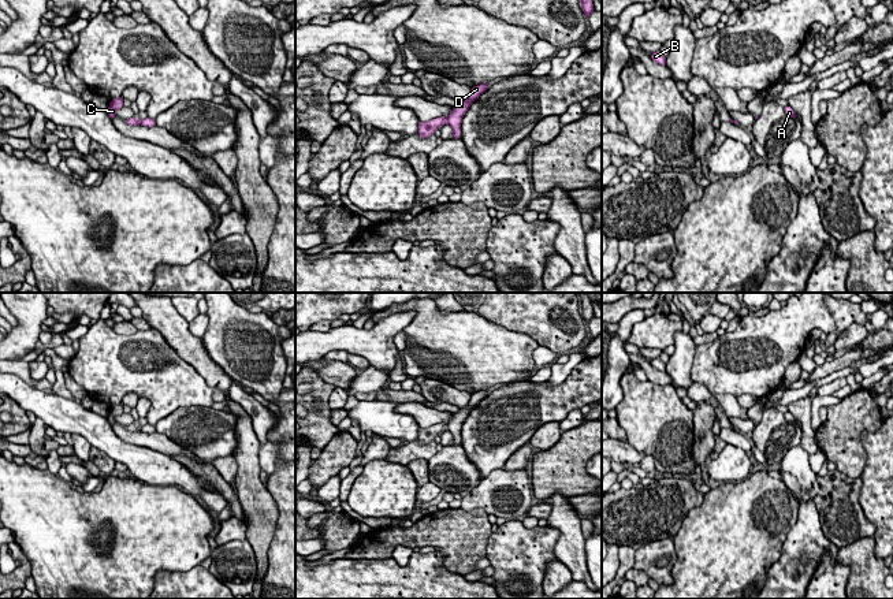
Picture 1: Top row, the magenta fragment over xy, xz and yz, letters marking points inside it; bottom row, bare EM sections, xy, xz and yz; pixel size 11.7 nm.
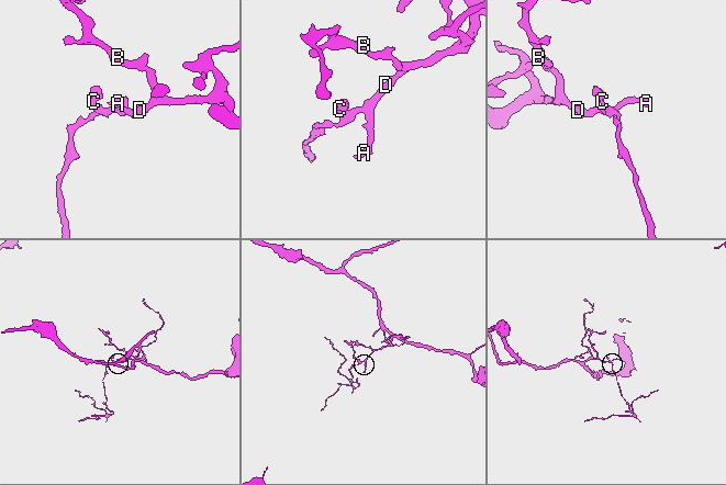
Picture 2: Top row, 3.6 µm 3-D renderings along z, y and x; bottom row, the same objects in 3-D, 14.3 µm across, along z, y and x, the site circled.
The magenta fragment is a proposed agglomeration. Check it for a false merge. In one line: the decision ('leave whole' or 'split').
leave whole

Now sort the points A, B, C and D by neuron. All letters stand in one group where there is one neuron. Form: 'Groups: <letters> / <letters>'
Groups: A B C D

